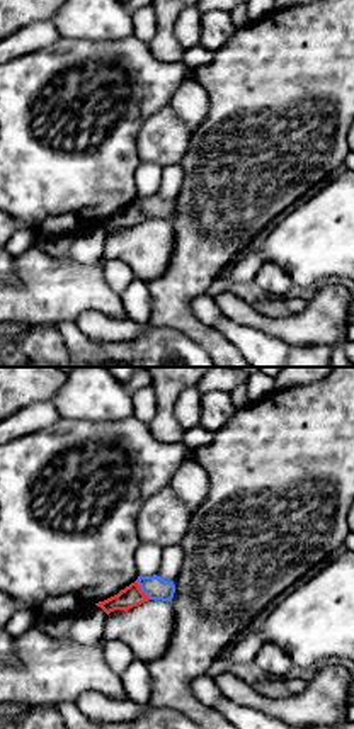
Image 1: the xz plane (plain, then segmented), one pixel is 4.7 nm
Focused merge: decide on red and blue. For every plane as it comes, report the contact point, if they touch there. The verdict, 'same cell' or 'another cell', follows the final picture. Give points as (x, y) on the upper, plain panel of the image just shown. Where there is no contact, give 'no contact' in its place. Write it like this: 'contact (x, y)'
contact (140, 209)

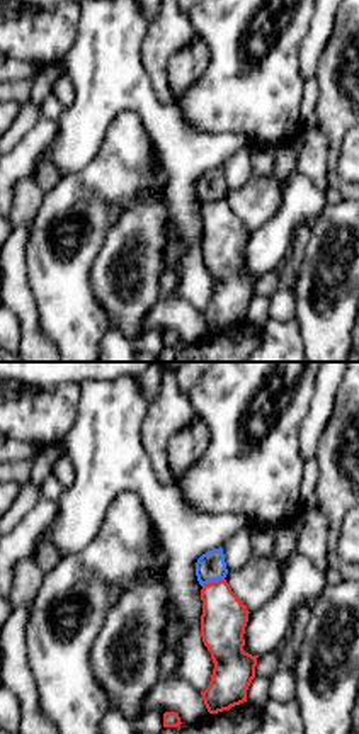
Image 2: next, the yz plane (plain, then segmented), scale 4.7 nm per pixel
contact (213, 201)

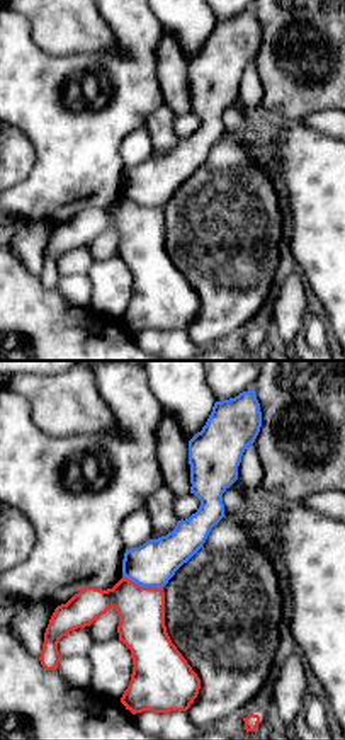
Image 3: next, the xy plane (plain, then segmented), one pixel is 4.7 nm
contact (143, 206)

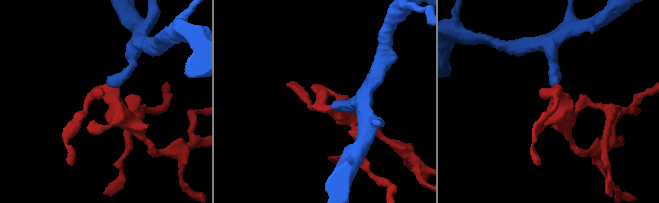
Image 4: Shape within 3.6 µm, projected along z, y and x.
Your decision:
another cell

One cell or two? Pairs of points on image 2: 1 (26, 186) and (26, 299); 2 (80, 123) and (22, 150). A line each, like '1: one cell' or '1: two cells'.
1: one cell
2: two cells

